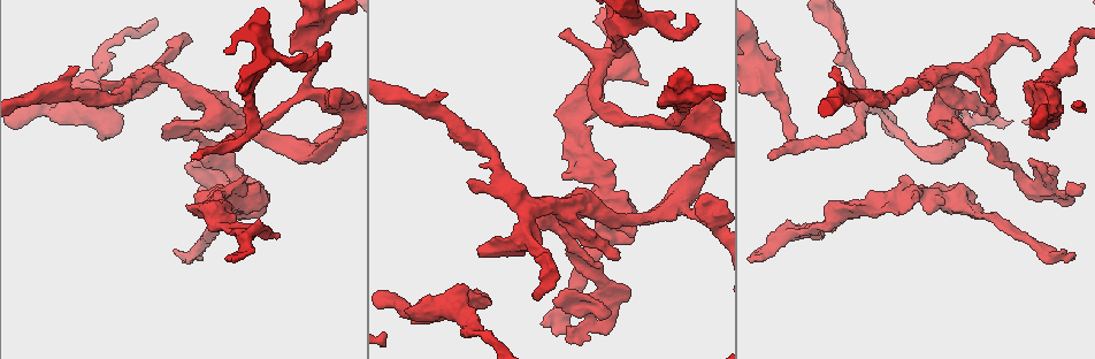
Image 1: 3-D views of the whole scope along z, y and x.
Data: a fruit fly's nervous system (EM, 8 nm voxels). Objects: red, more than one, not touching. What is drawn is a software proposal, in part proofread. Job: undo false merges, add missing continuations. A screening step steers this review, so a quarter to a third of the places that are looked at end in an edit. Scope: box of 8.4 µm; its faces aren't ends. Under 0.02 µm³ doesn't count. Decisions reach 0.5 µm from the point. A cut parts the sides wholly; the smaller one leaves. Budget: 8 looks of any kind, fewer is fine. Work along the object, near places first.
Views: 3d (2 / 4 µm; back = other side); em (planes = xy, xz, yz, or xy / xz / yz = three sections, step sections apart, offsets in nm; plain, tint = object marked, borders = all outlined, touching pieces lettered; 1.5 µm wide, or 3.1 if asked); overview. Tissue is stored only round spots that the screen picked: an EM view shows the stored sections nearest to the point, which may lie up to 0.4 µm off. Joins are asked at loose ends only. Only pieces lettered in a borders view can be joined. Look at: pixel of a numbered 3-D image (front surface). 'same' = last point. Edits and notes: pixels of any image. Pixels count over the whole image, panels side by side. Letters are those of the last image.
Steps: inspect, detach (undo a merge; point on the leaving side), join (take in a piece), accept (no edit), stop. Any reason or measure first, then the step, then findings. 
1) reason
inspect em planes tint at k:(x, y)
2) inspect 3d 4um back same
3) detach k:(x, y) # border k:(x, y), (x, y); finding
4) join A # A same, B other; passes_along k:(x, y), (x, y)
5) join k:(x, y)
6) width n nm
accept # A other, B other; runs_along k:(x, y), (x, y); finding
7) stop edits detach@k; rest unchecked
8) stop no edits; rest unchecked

free end
inspect 3d 4um at 1:(280, 235)

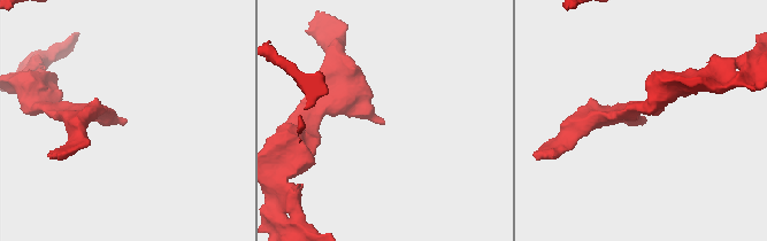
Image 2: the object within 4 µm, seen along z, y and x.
need the tissue
inspect em planes borders at 2:(644, 122)

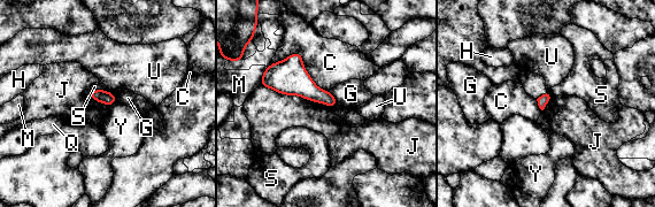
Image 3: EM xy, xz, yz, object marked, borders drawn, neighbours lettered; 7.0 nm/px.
longest_contact J 550 nm
accept # C other, G other, H other, J other, M other, Q other, S other, U other, Y other; border 3:(260, 84), (332, 108); none of them fits

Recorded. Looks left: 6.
inspect 3d 4um at 1:(630, 236)

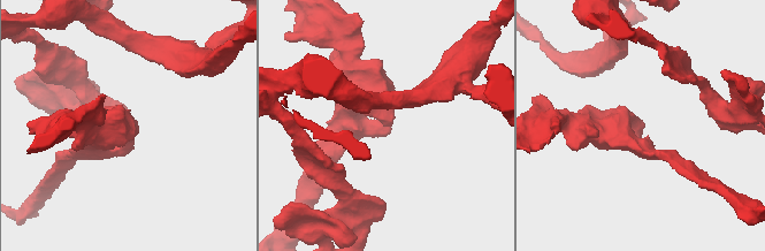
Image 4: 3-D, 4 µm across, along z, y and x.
inspect em xy step 8 tint at 4:(385, 125)

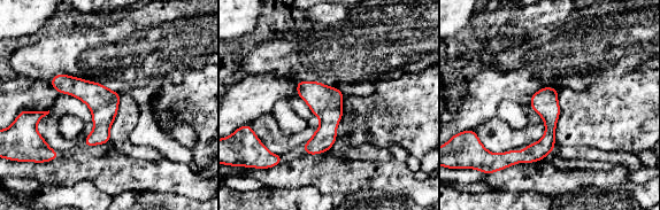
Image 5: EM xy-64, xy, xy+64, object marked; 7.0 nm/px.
cut it another way
inspect em planes borders same

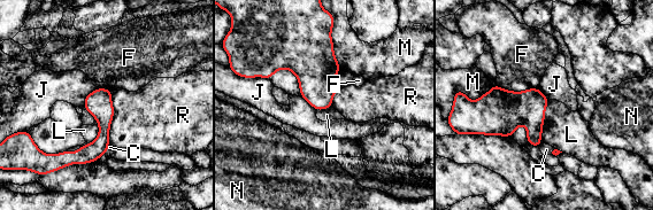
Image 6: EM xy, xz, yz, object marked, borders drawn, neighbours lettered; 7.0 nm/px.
width 180 nm
accept # C other, F other, J other, L other, M other, N other, R other; border 6:(550, 100), (545, 110), (542, 134); none of them fits

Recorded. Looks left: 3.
branch point
inspect em xz step 8 tint at 1:(314, 95)

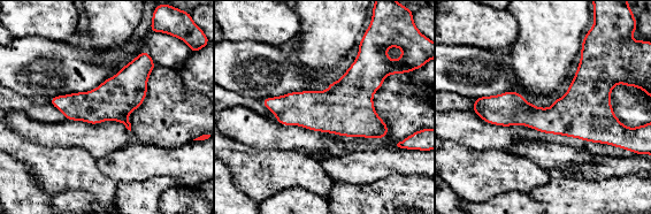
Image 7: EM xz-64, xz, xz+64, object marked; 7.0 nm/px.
inspect em xz step 8 borders same

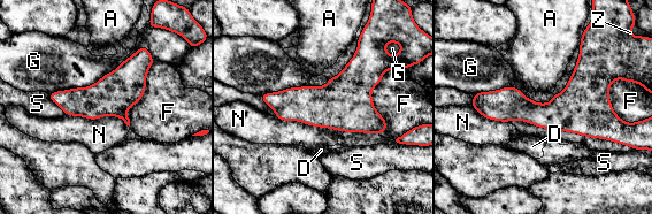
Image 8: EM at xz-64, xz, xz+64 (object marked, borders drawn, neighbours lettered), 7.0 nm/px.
width 260 nm
accept # A other, D other, F other, G other, N other, S other, Z other; border 8:(64, 114), (114, 115), (129, 127); continuous, no second cell

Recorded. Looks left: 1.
stop no edits; rest unchecked

